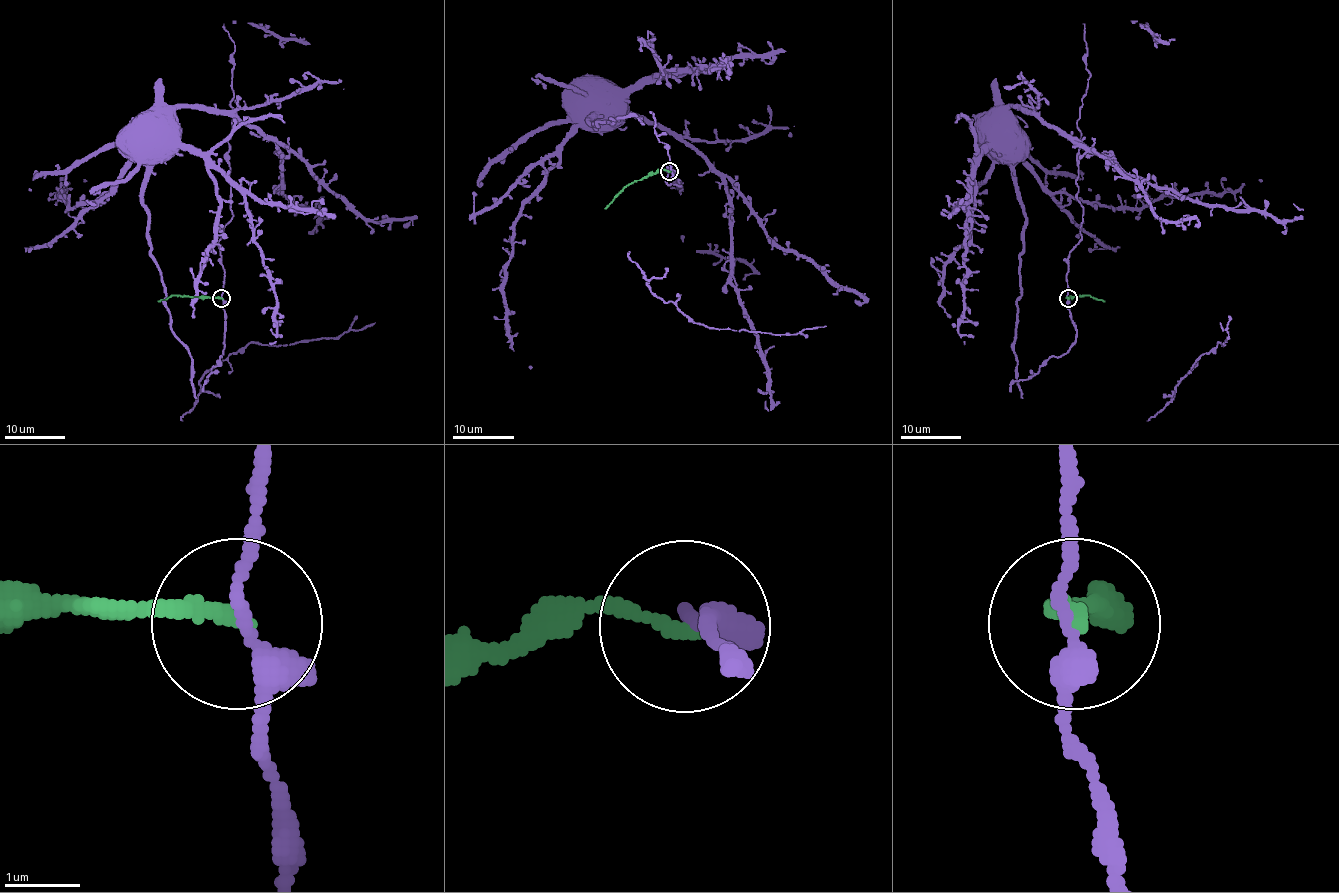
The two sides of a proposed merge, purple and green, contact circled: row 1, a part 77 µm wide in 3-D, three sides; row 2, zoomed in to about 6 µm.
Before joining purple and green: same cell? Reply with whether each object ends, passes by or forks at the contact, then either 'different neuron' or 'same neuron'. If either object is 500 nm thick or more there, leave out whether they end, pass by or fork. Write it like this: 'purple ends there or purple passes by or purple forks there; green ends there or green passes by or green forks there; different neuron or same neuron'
purple passes by; green ends there; different neuron

